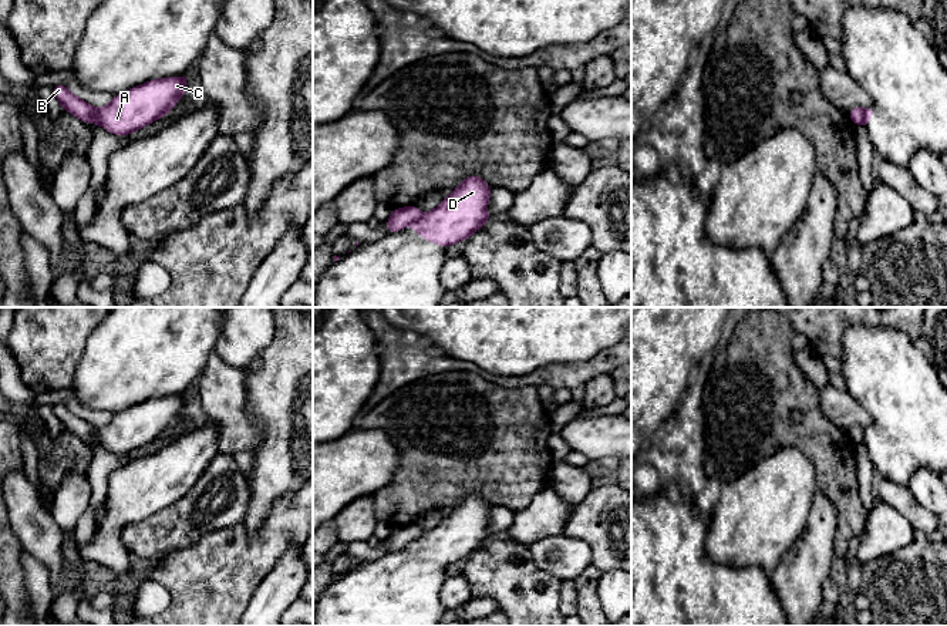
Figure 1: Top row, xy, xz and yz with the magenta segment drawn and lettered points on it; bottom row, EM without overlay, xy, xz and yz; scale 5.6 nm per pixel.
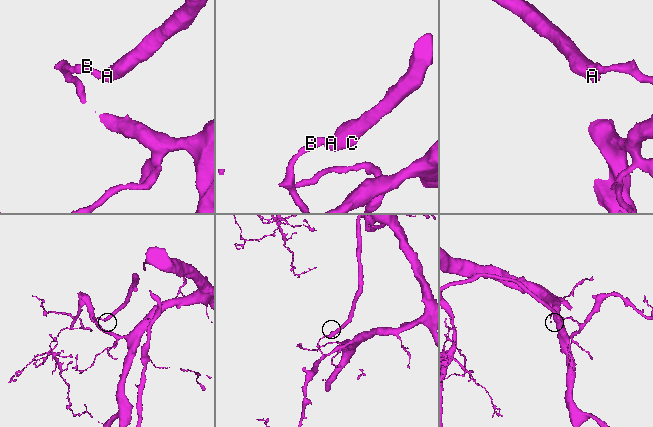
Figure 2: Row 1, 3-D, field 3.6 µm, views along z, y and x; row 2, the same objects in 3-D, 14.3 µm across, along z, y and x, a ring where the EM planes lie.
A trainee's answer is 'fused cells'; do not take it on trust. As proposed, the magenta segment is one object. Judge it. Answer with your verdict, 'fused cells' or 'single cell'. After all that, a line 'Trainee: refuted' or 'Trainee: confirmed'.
fused cells
Trainee: confirmed

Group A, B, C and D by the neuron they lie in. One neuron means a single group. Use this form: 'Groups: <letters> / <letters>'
Groups: A C D / B

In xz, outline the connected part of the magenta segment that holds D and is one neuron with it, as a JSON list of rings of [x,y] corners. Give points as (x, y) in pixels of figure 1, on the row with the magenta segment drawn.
[[[478,175],[465,178],[434,211],[414,222],[414,232],[444,248],[466,240],[491,221],[491,189]]]

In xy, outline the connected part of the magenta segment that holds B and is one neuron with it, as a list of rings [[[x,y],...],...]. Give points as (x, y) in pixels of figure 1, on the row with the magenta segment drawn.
[[[57,84],[53,88],[54,97],[58,100],[64,111],[68,111],[74,117],[80,118],[84,124],[94,122],[95,110],[87,101],[75,97],[65,84]]]

